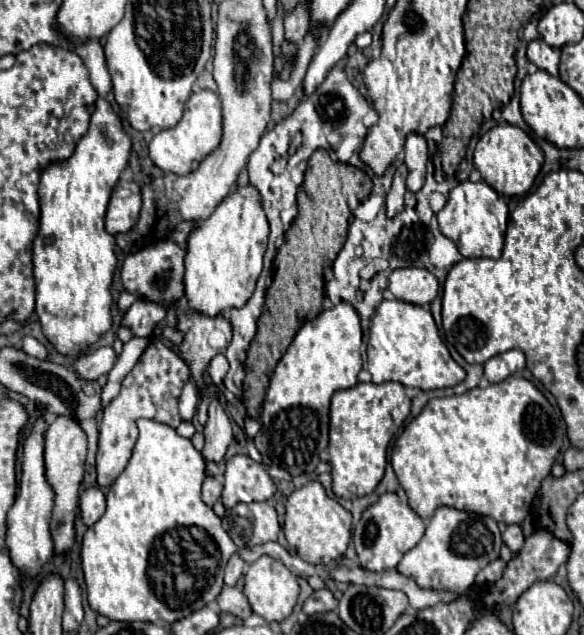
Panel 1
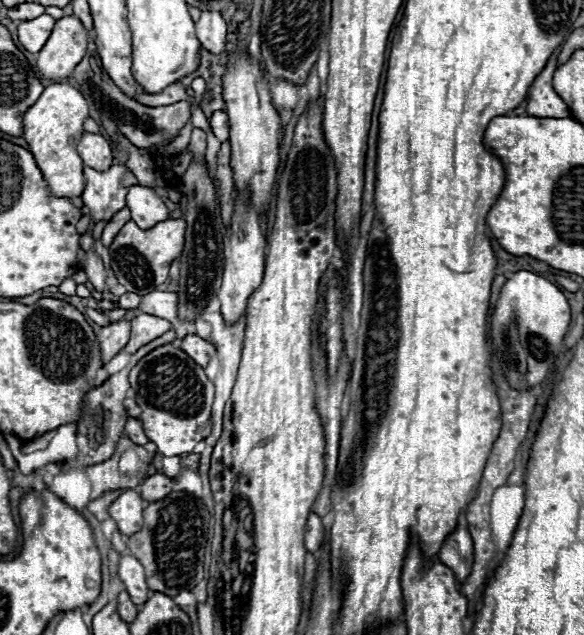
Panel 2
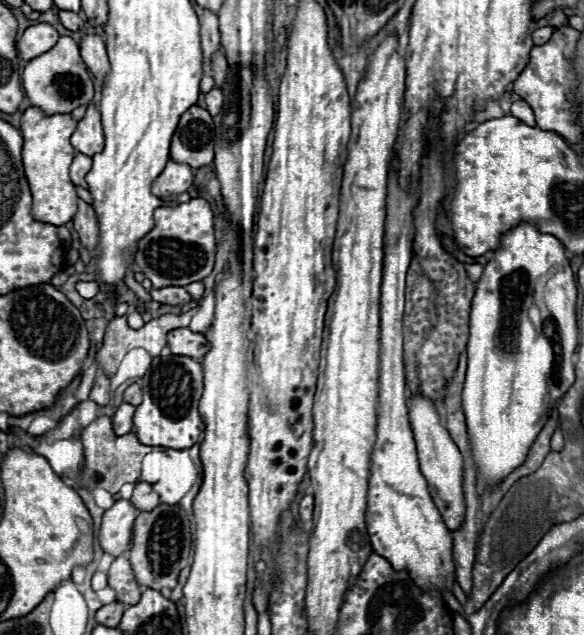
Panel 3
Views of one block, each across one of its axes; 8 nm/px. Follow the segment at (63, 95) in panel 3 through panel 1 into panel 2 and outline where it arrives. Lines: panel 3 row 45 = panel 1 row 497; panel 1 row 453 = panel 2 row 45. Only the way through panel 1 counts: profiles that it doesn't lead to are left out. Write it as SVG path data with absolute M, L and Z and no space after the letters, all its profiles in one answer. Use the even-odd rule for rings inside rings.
M76 16L56 20L56 26L38 54L38 70L44 78L70 78L72 68L84 58L88 44L88 30Z

